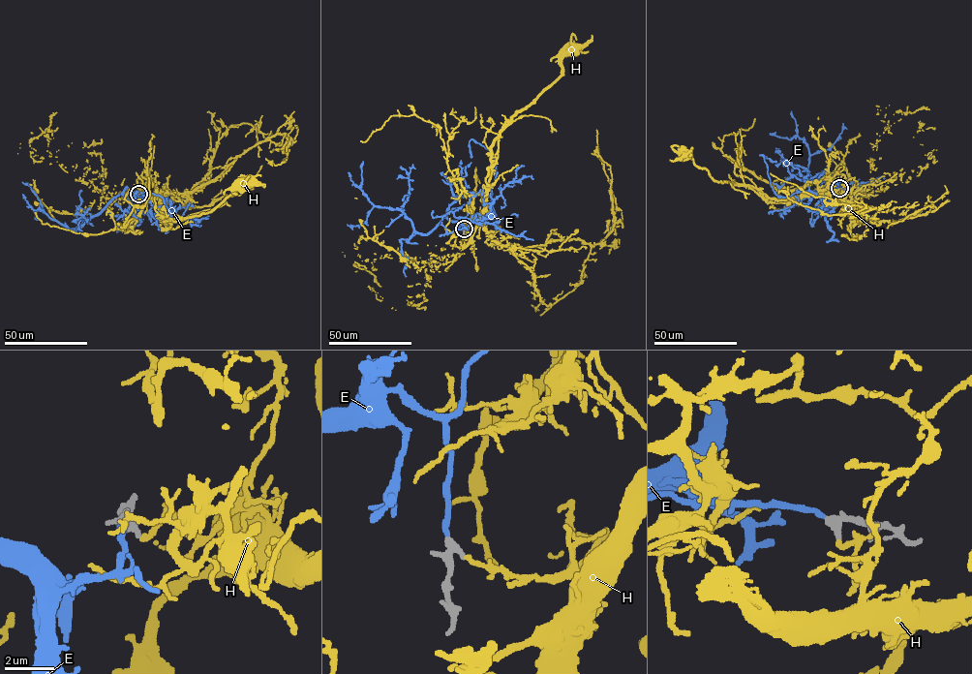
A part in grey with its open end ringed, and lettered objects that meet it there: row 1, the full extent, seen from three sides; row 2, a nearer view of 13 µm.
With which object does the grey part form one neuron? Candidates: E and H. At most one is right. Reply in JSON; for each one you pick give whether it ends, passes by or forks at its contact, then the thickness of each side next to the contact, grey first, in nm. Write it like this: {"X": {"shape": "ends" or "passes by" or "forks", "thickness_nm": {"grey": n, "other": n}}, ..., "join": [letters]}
{"E": {"shape": "ends", "thickness_nm": {"grey": 260, "other": 200}}, "join": ["E"]}

